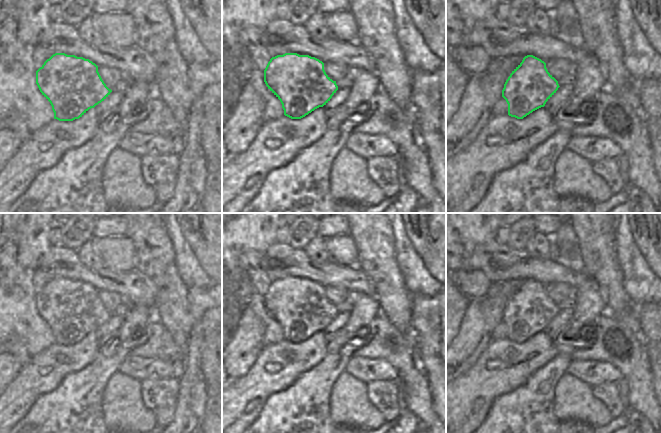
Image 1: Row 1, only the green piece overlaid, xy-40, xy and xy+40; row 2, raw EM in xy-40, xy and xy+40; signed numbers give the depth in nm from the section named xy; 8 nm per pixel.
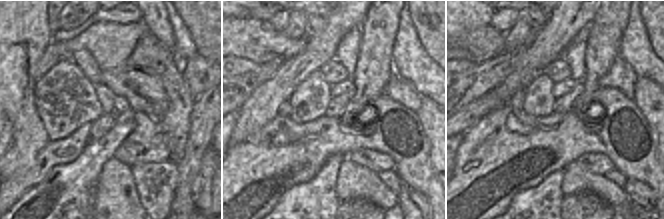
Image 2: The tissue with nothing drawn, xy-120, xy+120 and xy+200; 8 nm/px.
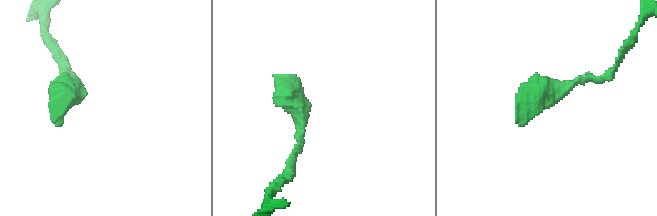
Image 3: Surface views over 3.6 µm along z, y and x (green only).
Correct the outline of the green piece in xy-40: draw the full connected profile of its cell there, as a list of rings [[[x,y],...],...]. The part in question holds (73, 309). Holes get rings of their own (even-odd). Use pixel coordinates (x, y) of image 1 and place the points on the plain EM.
[[[55,277],[36,295],[36,308],[50,326],[54,343],[73,345],[104,325],[112,316],[102,304],[98,290],[83,281]]]

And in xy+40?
[[[533,279],[525,280],[512,295],[502,314],[502,321],[508,328],[508,339],[523,343],[544,331],[559,311],[544,285]]]

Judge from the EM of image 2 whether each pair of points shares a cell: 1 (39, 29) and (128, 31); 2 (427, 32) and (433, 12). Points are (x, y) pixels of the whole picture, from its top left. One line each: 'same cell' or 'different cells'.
1: different cells
2: same cell

